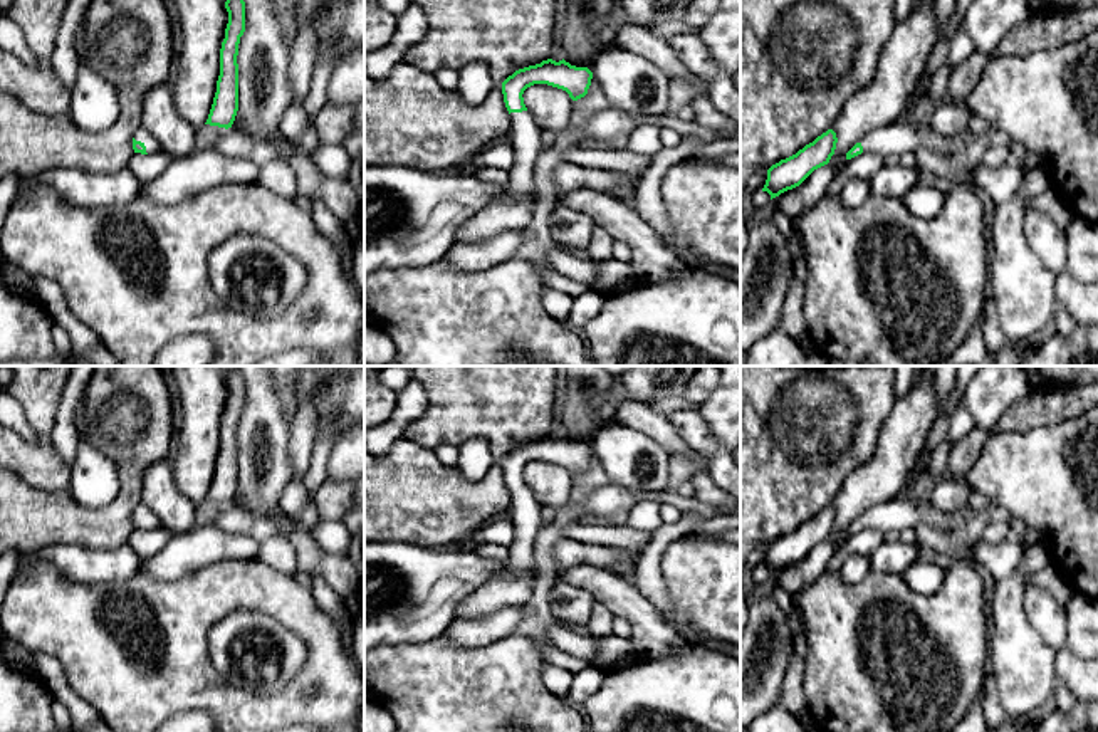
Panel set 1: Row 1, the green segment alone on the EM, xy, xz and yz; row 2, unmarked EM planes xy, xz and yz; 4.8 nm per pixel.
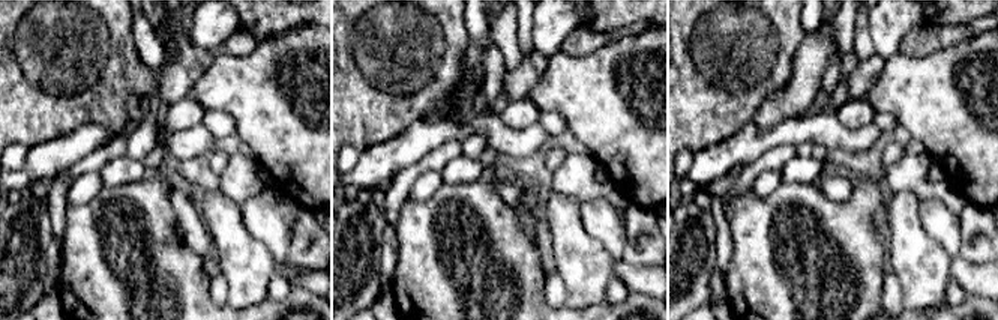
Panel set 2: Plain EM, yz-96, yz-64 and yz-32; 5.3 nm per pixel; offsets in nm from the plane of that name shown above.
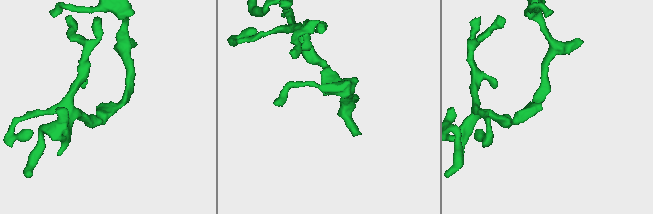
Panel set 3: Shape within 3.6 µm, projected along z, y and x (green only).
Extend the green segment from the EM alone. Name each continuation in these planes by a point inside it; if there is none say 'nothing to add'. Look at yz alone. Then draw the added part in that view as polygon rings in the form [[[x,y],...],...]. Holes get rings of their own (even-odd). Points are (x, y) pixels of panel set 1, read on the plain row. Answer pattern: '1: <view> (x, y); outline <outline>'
1: yz (900, 512); outline [[[898,495],[885,504],[875,505],[861,514],[863,529],[876,529],[883,534],[902,529],[915,529],[918,525],[933,525],[942,532],[960,529],[972,509],[965,507],[957,512],[945,514],[930,502],[913,500],[910,495]]]

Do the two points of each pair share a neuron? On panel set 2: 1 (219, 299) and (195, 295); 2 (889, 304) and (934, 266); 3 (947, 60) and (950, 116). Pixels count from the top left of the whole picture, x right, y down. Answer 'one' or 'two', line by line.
1: two
2: two
3: one

